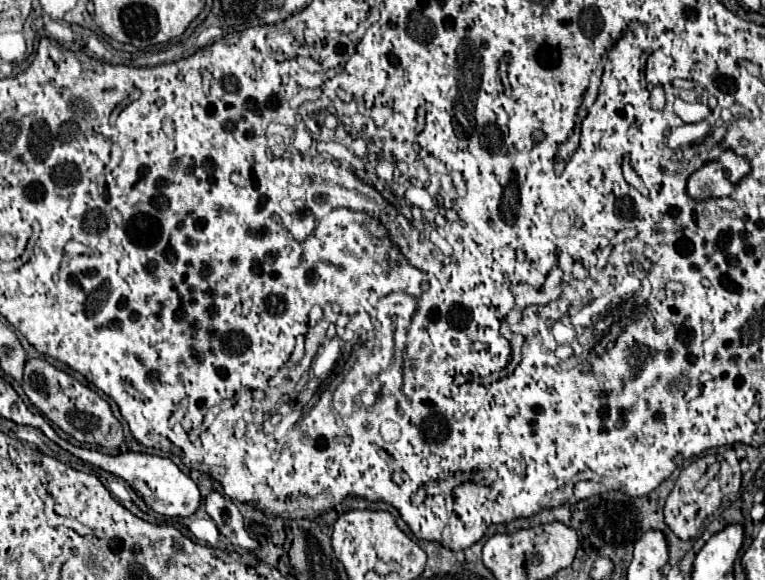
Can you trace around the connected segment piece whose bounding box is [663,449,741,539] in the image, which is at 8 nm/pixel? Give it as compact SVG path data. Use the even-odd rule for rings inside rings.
M733 449L699 457L697 461L693 461L681 471L673 491L669 493L665 501L663 513L665 513L667 527L679 539L693 539L699 533L703 521L719 509L721 499L727 493L737 493L739 487L741 487L741 469L739 469L739 459L735 457Z

